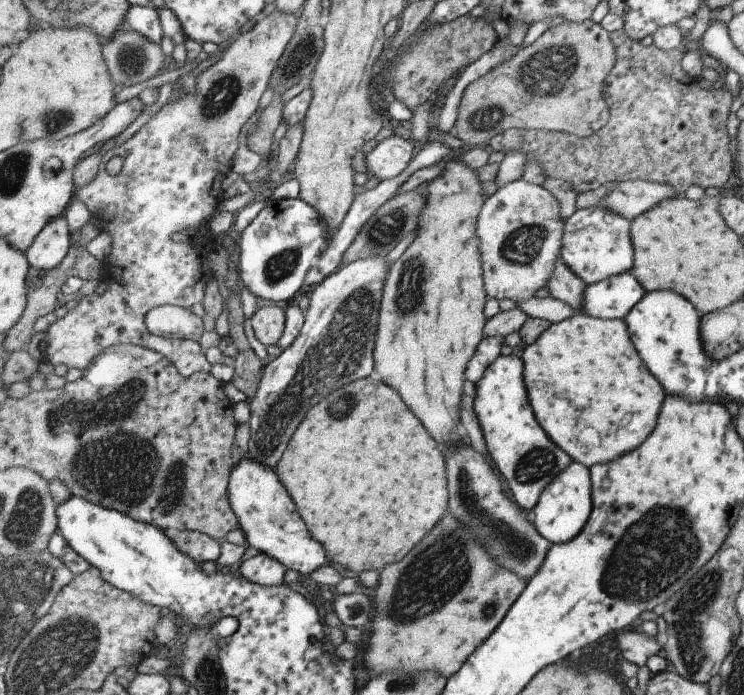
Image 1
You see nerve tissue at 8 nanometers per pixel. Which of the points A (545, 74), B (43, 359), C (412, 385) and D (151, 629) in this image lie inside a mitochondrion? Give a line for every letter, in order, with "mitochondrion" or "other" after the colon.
A: mitochondrion
B: other
C: other
D: other

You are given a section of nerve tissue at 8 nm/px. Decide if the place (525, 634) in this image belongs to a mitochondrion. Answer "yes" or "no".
no

